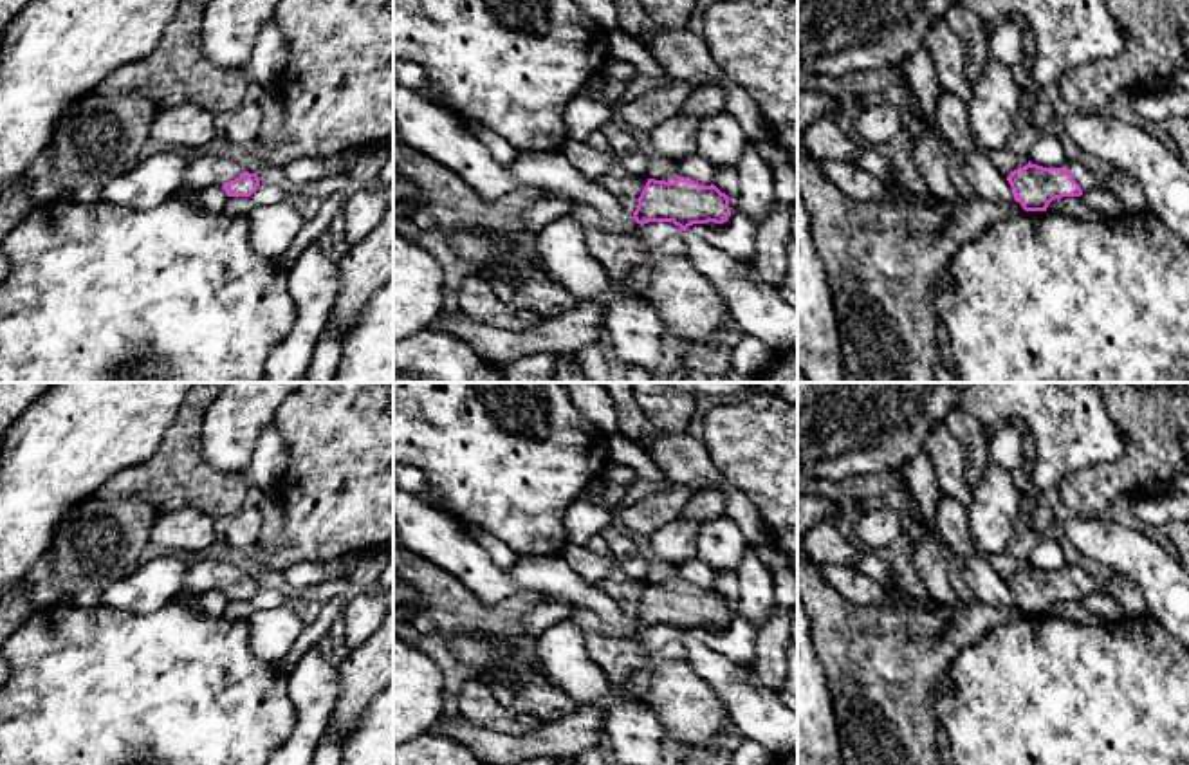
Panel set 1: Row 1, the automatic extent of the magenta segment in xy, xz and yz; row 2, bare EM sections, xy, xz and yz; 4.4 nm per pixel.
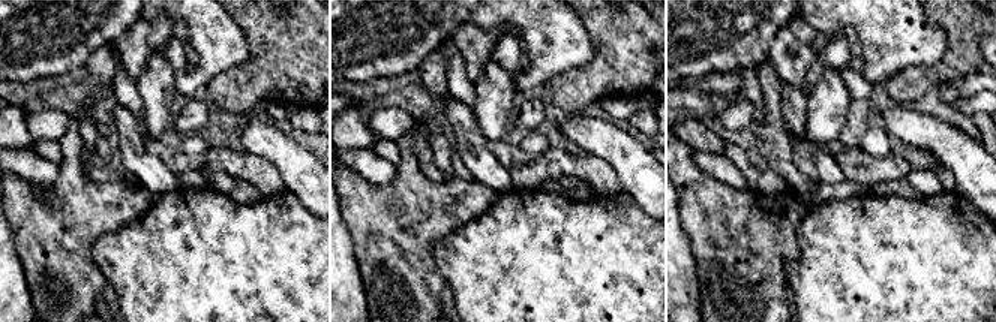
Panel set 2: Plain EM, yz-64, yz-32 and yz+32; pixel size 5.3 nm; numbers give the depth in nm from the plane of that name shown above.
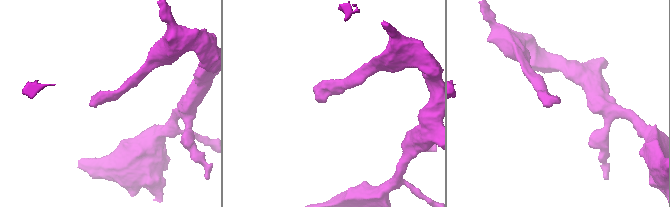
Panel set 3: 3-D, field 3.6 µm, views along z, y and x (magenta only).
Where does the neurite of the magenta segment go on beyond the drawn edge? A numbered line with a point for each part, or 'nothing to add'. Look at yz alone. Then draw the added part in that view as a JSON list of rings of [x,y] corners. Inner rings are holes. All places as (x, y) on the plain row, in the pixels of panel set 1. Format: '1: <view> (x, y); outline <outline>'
1: yz (1130, 599); outline [[[1066,565],[1061,572],[1074,581],[1083,597],[1090,594],[1106,594],[1117,601],[1122,610],[1122,617],[1146,615],[1146,599],[1142,592],[1124,576],[1111,572],[1108,579],[1097,579],[1092,577],[1079,565]]]

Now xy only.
1: xy (202, 576); outline [[[217,559],[193,561],[184,576],[182,592],[202,595],[206,592],[222,592],[226,586],[238,583],[245,574],[229,563]]]

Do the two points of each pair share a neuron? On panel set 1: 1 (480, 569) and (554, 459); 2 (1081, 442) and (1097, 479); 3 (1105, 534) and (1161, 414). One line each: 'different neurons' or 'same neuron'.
1: different neurons
2: different neurons
3: different neurons

